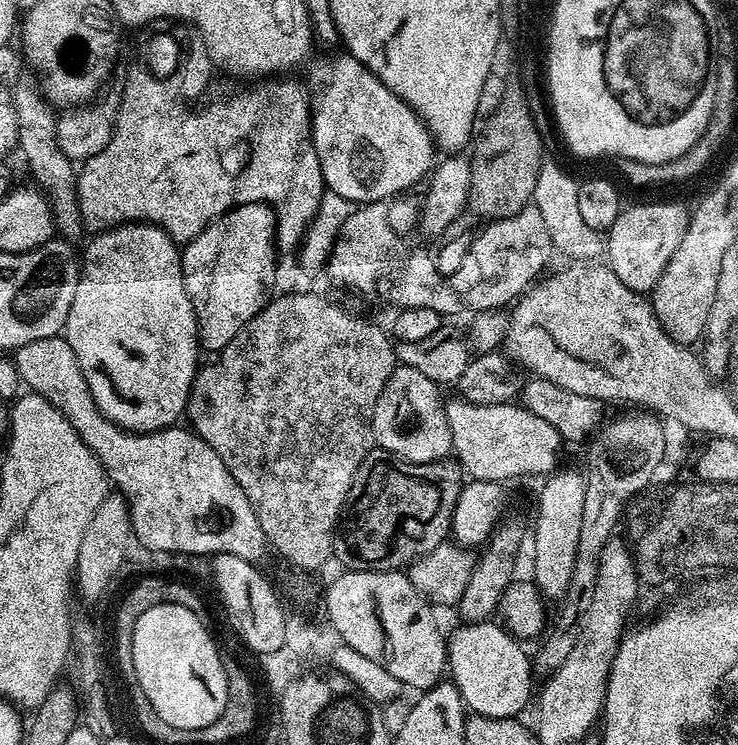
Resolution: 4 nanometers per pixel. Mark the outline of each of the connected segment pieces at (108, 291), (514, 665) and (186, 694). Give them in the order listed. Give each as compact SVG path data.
M137 222L134 224L122 224L115 228L101 231L88 244L80 266L80 281L78 290L74 293L74 302L70 306L70 314L64 323L62 337L70 344L74 355L78 358L78 366L82 366L82 374L86 378L86 386L98 406L98 410L110 422L114 422L125 432L157 432L163 428L171 428L176 420L185 415L188 407L188 395L192 392L192 383L198 371L196 364L196 352L198 353L198 337L196 335L196 315L194 306L186 294L184 275L180 265L181 249L175 240L171 240L160 228L152 224Z
M464 622L459 626L461 628L446 640L446 668L464 699L465 709L490 718L519 717L528 699L534 696L533 661L529 653L524 653L525 645L496 622Z
M186 606L150 607L137 620L133 634L133 662L136 684L171 728L205 728L222 714L228 701L228 679L224 673L222 652L216 649L204 620Z

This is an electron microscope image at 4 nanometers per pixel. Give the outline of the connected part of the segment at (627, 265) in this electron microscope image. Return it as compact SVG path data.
M632 204L629 208L627 205L606 232L608 267L630 290L651 293L658 278L662 278L662 270L666 270L666 262L670 262L670 254L674 254L678 242L682 242L689 215L689 209L680 204Z

